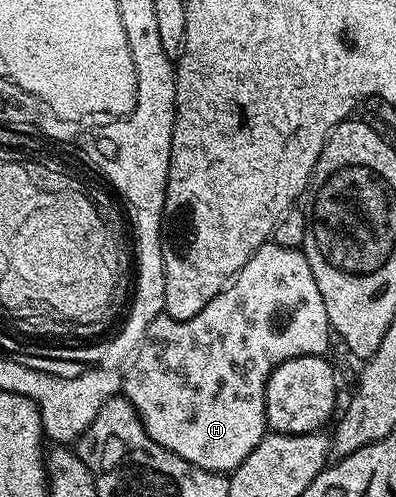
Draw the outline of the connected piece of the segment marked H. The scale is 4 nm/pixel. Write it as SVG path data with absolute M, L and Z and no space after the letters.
M269 240L264 245L259 246L250 256L250 260L243 266L235 278L229 281L228 285L220 291L198 316L190 316L190 320L174 320L169 314L160 312L153 322L148 323L148 333L142 345L135 351L130 365L122 378L122 394L130 400L130 404L136 410L136 415L142 420L150 440L162 444L170 452L182 456L190 464L194 464L203 470L213 470L216 474L227 475L229 472L238 468L254 448L263 440L268 430L268 421L266 420L266 384L274 372L286 360L294 360L302 356L324 356L329 352L328 338L330 339L330 327L328 317L326 316L326 304L322 304L322 292L318 292L318 284L314 284L314 276L310 272L310 264L306 260L303 249L291 250L282 248L275 242Z

